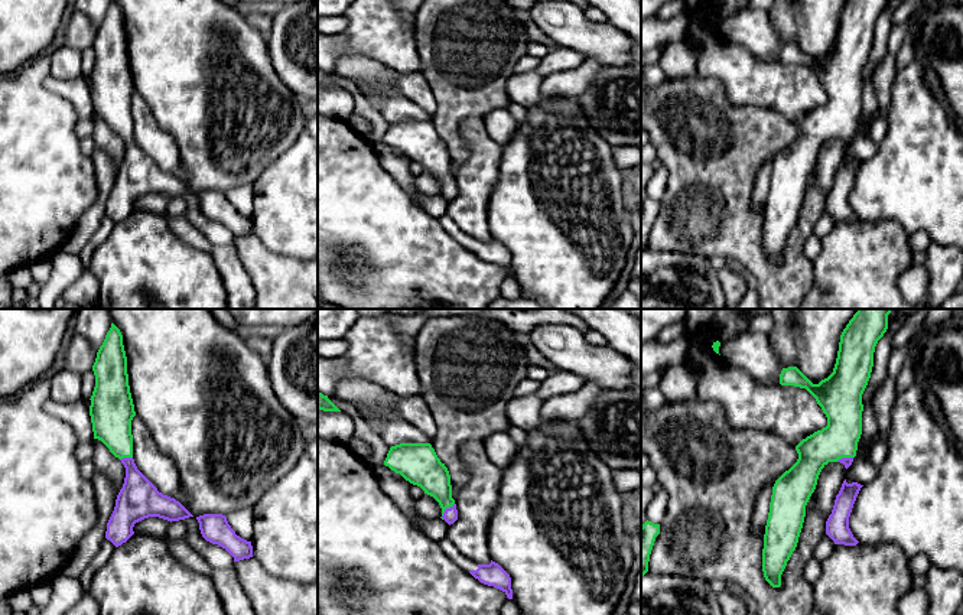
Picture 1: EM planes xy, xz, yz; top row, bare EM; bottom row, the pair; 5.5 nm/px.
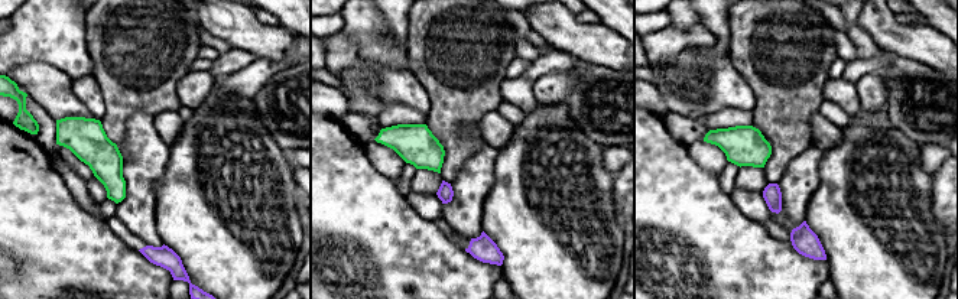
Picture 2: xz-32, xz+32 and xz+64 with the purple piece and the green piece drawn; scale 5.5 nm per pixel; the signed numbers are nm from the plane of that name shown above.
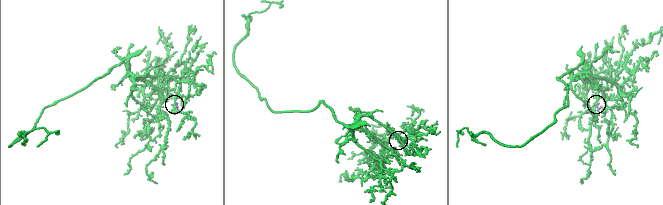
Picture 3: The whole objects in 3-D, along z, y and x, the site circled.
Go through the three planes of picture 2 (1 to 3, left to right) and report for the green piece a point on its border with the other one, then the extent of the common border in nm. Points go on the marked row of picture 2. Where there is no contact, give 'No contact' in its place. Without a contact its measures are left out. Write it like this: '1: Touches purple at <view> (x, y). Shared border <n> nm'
1: No contact
2: No contact
3: No contact

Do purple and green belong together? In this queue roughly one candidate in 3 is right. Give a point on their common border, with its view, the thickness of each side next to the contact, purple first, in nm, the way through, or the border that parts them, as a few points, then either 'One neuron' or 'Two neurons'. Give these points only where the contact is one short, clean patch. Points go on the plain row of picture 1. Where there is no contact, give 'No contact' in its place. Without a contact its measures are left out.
Touches purple at xz (445, 186). Thickness 80 nm (purple) against 190 nm. One neuron

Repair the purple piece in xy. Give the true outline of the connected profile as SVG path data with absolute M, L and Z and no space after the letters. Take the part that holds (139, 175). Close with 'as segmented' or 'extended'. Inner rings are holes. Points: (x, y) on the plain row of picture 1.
M114 0L97 29L92 48L95 64L90 75L90 92L94 115L101 117L126 144L124 160L105 208L105 215L118 224L134 211L134 201L144 195L159 193L172 199L193 192L179 178L159 169L134 140L131 97L136 88L123 12Z; extended

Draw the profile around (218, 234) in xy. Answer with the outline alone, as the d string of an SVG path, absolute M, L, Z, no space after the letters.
M189 193L183 198L188 204L188 209L185 212L185 218L196 228L199 230L208 241L211 241L214 245L231 245L234 244L234 234L221 222L212 221L206 218L199 206L199 199L195 193Z

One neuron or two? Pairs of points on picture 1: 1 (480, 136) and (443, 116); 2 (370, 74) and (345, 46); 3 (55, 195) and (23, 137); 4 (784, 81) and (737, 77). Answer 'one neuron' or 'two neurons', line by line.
1: two neurons
2: two neurons
3: one neuron
4: one neuron

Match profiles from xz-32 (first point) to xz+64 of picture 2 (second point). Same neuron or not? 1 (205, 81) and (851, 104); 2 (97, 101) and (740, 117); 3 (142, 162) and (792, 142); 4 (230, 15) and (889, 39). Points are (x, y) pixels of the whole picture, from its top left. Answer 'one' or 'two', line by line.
1: one
2: two
3: two
4: one

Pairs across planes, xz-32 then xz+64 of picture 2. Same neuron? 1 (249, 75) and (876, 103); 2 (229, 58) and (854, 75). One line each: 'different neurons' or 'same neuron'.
1: same neuron
2: same neuron

